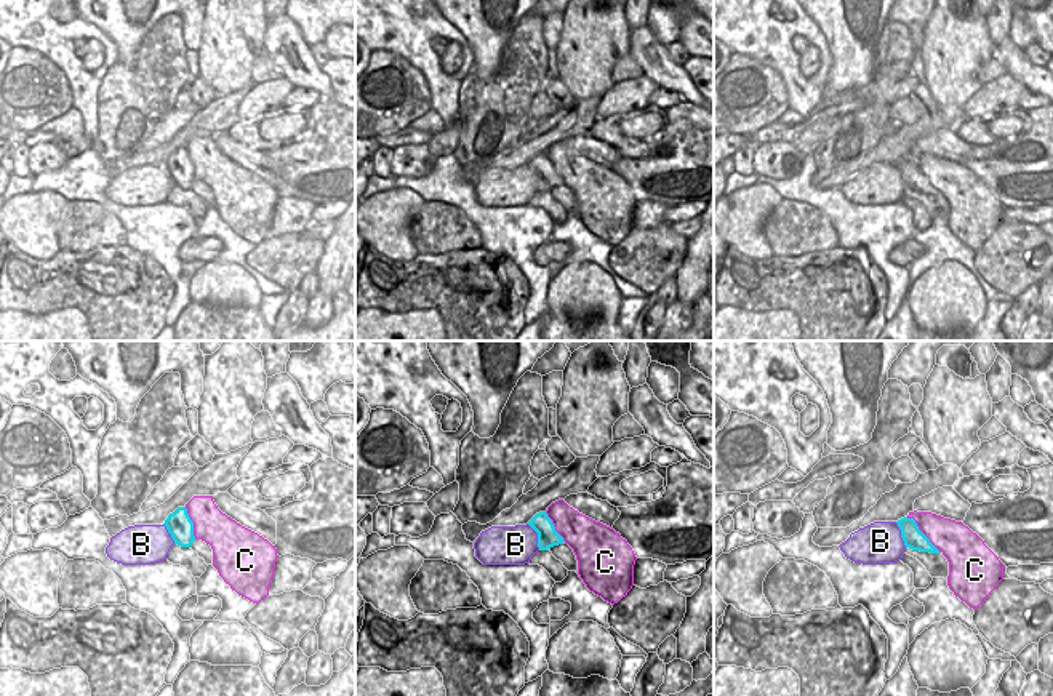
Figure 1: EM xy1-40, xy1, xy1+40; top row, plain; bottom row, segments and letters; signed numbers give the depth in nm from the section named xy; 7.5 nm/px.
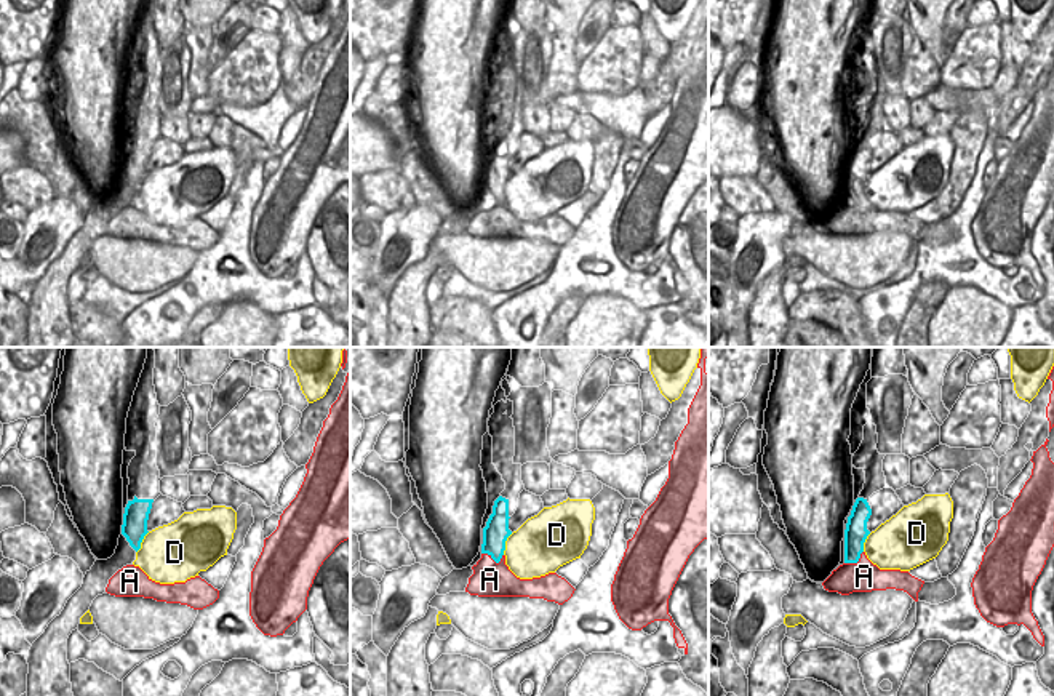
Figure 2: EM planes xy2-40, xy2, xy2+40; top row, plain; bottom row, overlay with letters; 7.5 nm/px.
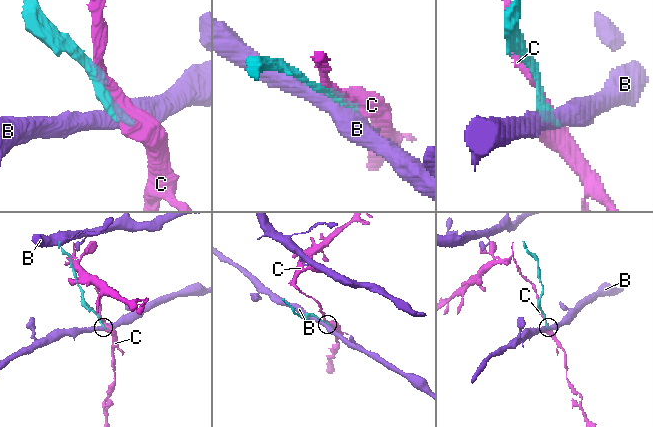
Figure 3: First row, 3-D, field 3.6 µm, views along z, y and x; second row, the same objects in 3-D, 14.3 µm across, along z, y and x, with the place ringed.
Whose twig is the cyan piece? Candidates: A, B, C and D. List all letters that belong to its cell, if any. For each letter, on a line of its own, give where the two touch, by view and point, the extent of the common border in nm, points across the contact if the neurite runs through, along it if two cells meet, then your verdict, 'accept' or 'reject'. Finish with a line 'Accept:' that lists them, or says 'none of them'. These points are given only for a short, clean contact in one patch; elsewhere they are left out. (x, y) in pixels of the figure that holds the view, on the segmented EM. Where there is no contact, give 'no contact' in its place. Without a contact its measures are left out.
A: contact xy2 (493, 559); length 170 nm; reject
B: contact xy1 (538, 536); length 220 nm; reject
C: contact xy1+40 (920, 532); length 360 nm; reject
D: contact xy2 (504, 544); length 180 nm; border xy2 (512, 533), (506, 541), (503, 554); reject
Accept: none of them

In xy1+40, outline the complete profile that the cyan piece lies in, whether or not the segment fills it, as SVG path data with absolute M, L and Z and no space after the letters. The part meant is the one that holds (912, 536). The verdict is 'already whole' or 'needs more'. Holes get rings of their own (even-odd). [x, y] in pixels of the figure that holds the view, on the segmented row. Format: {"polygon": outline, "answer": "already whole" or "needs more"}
{"polygon": "M901 518L896 522L901 530L901 538L904 541L904 554L917 558L930 573L931 578L949 576L949 562L939 552L930 539L919 530L914 518Z", "answer": "needs more"}

